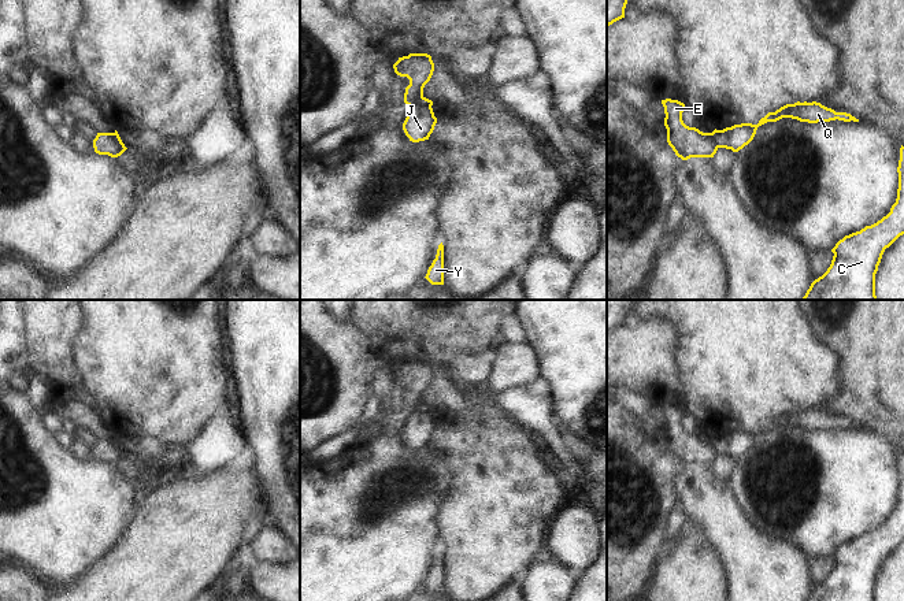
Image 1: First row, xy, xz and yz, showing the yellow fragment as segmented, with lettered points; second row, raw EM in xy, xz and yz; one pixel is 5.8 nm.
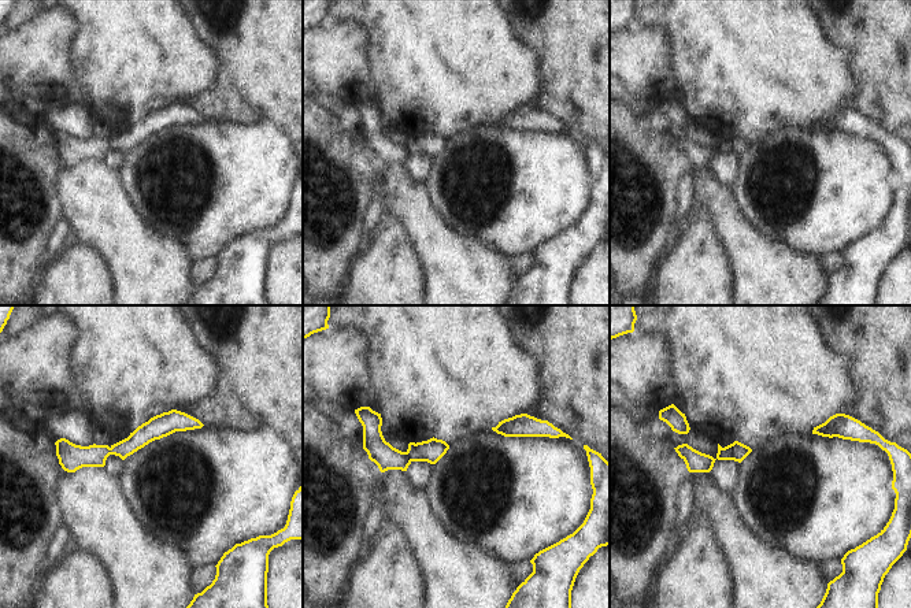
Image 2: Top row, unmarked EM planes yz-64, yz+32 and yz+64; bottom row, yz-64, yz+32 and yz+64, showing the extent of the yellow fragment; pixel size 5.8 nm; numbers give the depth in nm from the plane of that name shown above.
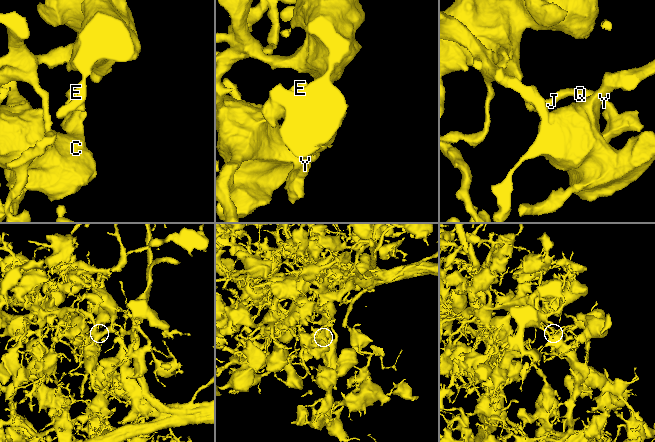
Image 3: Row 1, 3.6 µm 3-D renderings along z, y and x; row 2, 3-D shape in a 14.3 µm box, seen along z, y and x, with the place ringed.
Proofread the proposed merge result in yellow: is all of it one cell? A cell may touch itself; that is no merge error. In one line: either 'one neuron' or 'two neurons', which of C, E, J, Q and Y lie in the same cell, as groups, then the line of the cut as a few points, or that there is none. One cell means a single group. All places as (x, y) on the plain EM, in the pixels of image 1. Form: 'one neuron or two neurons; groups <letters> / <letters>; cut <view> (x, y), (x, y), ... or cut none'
two neurons; groups C J Q Y / E; cut yz (710, 440), (719, 453)

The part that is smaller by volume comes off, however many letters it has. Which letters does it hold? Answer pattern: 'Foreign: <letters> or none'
Foreign: E

